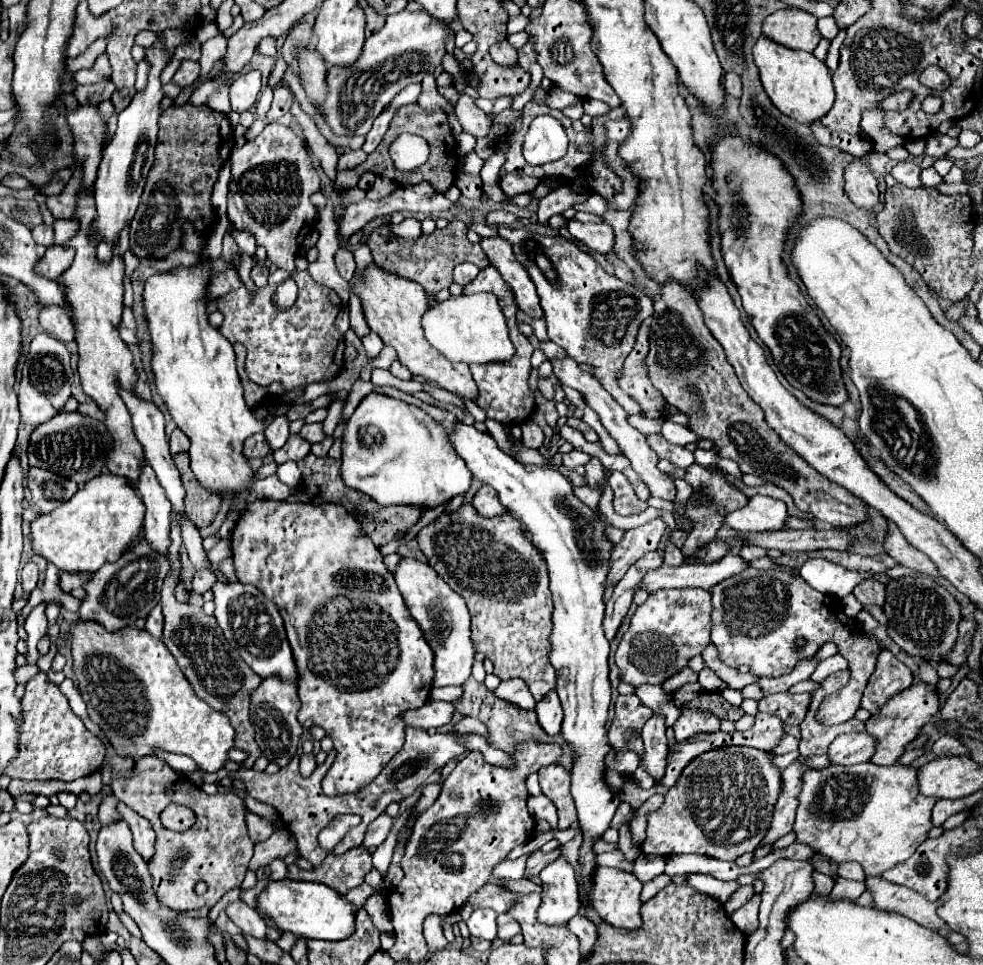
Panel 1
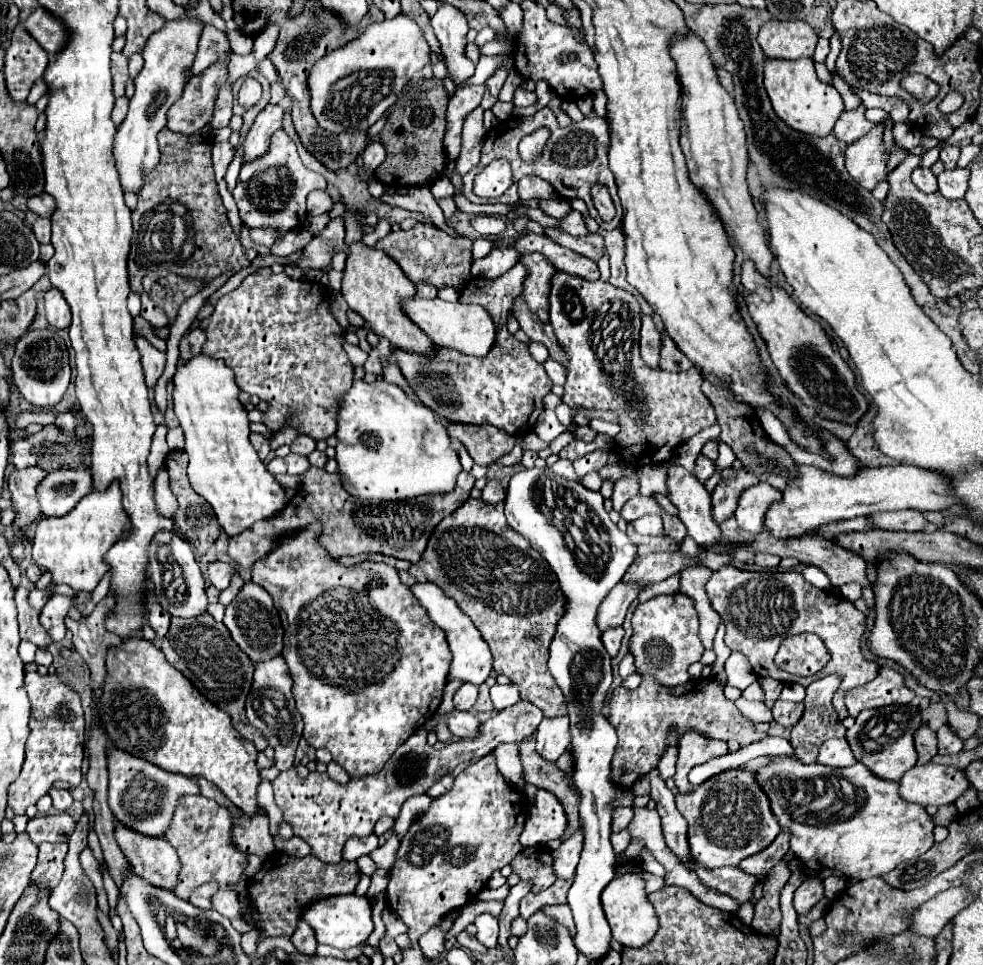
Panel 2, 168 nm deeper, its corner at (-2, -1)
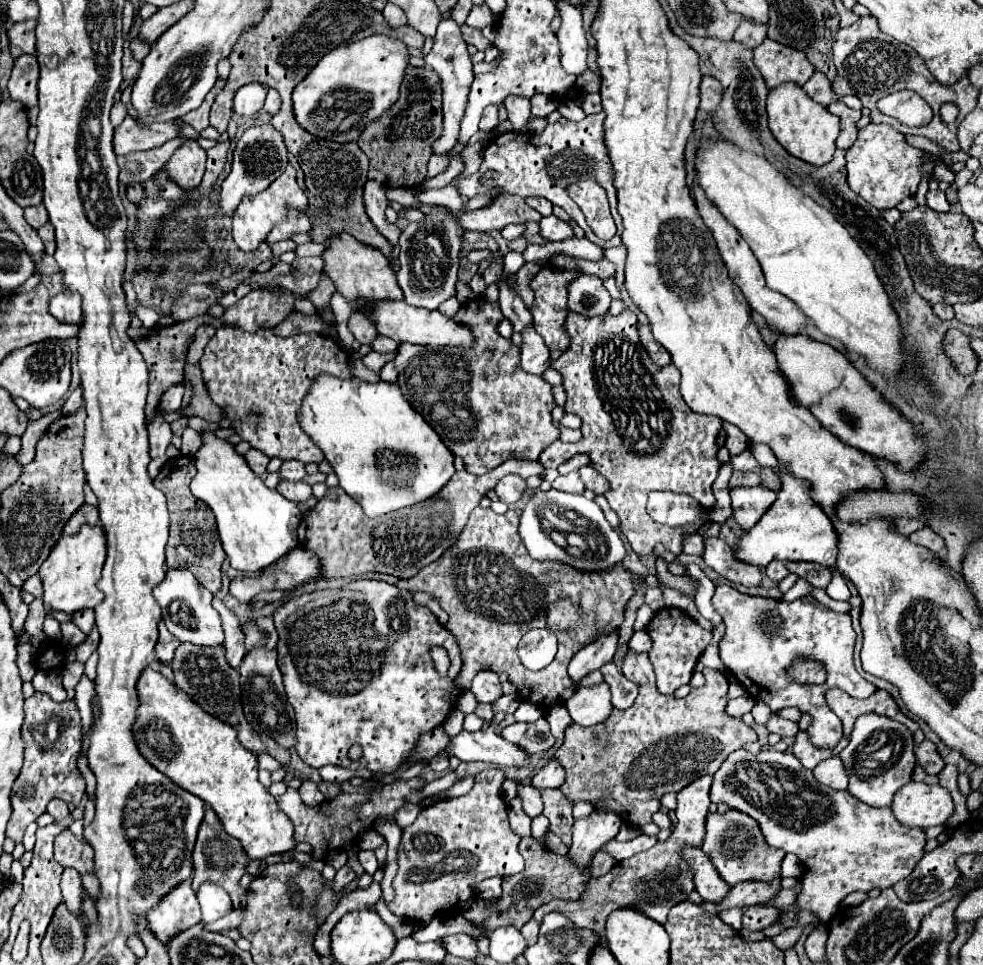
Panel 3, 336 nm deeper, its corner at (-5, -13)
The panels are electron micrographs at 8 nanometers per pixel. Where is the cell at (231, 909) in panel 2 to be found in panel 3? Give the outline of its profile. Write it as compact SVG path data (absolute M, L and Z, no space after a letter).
M202 884L198 890L202 922L214 922L232 910L232 900L226 890L214 884Z

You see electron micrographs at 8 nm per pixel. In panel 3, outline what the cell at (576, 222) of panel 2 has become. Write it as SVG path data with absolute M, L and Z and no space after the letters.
M554 214L552 216L546 216L540 220L540 234L552 242L556 240L570 240L574 238L574 230L568 222L556 218Z

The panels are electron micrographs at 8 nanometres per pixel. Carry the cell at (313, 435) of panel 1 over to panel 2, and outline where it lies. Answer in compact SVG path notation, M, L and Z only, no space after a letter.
M297 436L289 448L291 448L291 452L295 452L295 454L307 456L307 454L311 454L311 452L315 450L315 440L309 438L309 436Z

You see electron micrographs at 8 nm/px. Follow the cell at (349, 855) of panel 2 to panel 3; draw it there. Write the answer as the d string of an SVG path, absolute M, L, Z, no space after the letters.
M344 864L338 872L336 872L336 878L334 878L334 888L336 890L340 890L340 888L344 888L352 878L354 878L356 874L354 874L354 870L348 866L348 864Z

